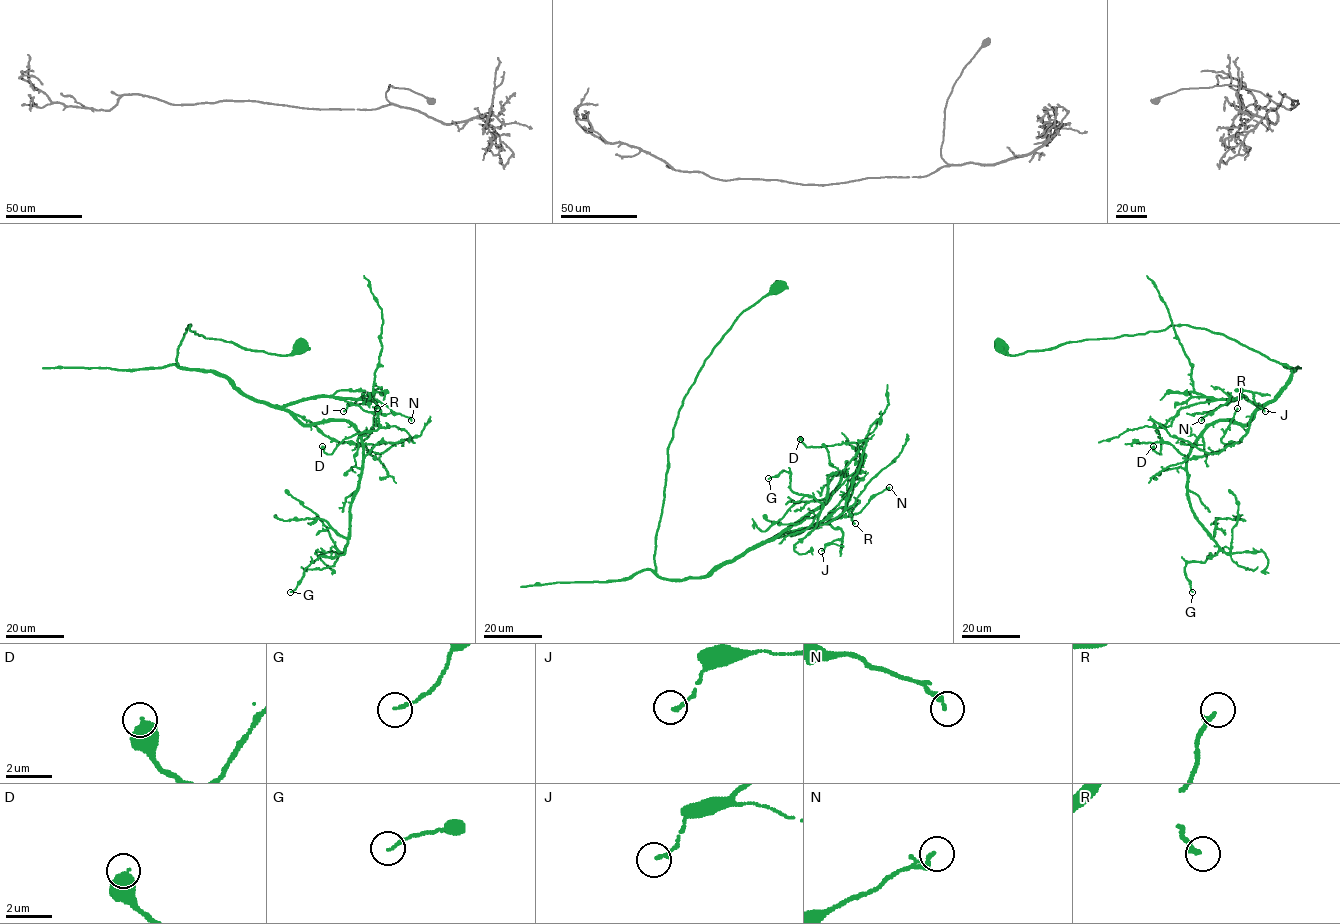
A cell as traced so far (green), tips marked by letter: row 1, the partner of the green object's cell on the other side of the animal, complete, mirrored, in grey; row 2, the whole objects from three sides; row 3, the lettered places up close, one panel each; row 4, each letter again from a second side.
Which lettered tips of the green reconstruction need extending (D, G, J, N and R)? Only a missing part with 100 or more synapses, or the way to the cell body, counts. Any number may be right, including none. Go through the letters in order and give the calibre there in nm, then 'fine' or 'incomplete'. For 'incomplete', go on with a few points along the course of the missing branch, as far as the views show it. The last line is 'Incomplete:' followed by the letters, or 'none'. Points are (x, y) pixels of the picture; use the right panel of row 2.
D: 600 nm | fine
G: 130 nm | fine
J: 150 nm | fine
N: 170 nm | fine
R: 200 nm | fine
Incomplete: none

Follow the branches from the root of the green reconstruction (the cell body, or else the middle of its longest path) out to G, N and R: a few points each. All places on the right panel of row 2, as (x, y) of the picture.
G: (1000, 347), (1187, 325), (1293, 369), (1191, 450), (1188, 500), (1219, 548), (1186, 563), (1192, 592)
N: (1000, 347), (1018, 355), (1187, 325), (1223, 333), (1293, 369), (1265, 406), (1231, 396), (1201, 420)
R: (1000, 347), (1018, 355), (1171, 325), (1206, 328), (1293, 369), (1251, 415), (1240, 440), (1223, 443), (1237, 408)

